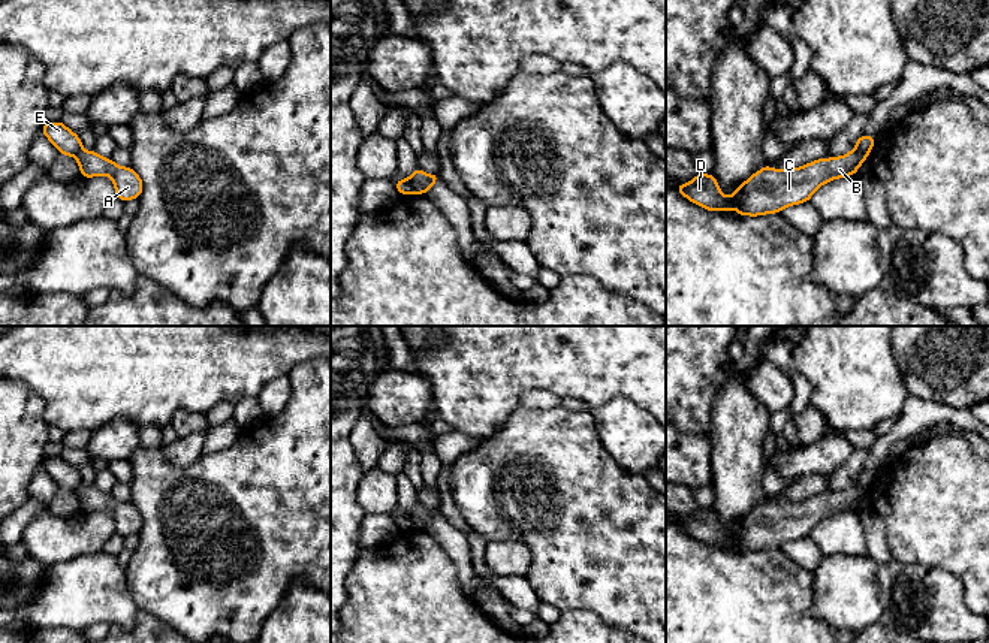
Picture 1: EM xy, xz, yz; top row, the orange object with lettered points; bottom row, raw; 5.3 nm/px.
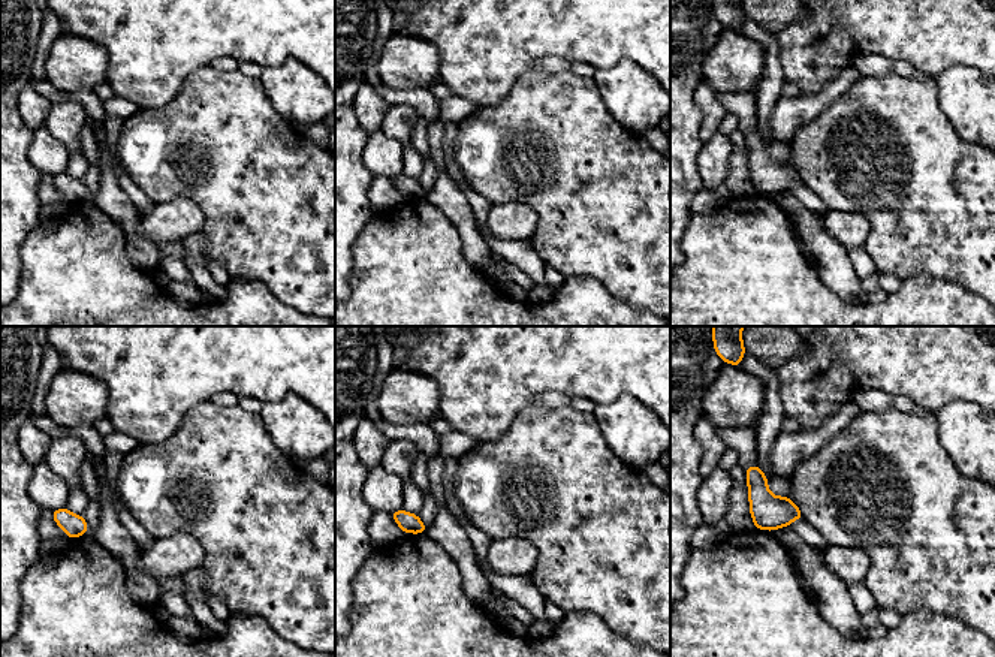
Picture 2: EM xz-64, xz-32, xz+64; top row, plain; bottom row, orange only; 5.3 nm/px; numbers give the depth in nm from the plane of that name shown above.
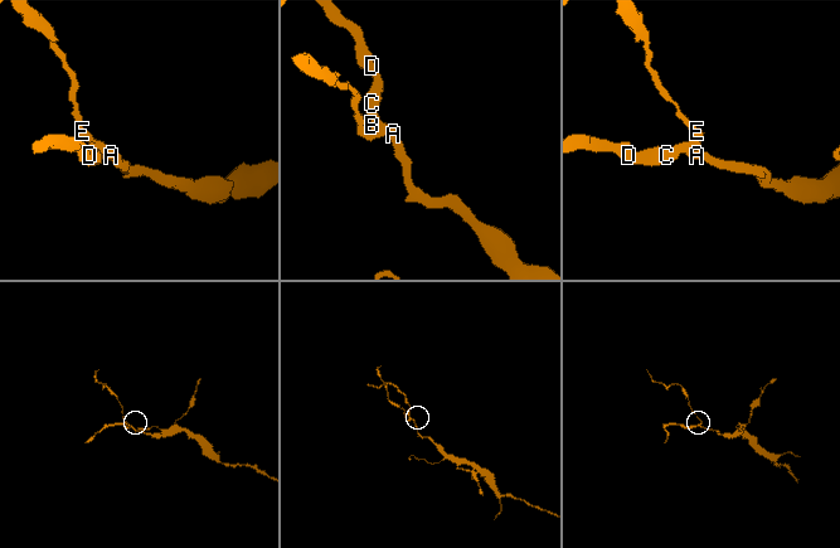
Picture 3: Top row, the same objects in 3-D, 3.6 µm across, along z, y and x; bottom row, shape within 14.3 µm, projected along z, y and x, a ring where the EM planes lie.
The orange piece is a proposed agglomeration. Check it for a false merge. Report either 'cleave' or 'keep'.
cleave

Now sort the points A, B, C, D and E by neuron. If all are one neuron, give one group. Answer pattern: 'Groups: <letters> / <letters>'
Groups: A B C D / E

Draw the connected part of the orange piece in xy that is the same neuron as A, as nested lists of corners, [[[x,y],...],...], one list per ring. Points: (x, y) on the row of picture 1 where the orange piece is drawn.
[[[82,150],[75,157],[79,164],[81,176],[111,176],[115,185],[115,194],[123,202],[138,199],[141,196],[144,184],[132,167],[118,166],[111,159],[103,159],[94,151]]]

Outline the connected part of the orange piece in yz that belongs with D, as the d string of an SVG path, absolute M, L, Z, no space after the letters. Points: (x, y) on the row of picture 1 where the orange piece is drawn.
M857 150L832 159L814 160L802 167L784 170L763 166L726 197L714 175L697 173L691 182L675 185L690 202L708 211L736 209L739 215L781 212L784 208L809 202L823 184L854 175L866 156Z

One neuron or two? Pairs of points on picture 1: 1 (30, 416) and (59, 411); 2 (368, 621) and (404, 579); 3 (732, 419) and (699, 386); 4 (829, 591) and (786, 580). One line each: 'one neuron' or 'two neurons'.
1: two neurons
2: one neuron
3: two neurons
4: two neurons

